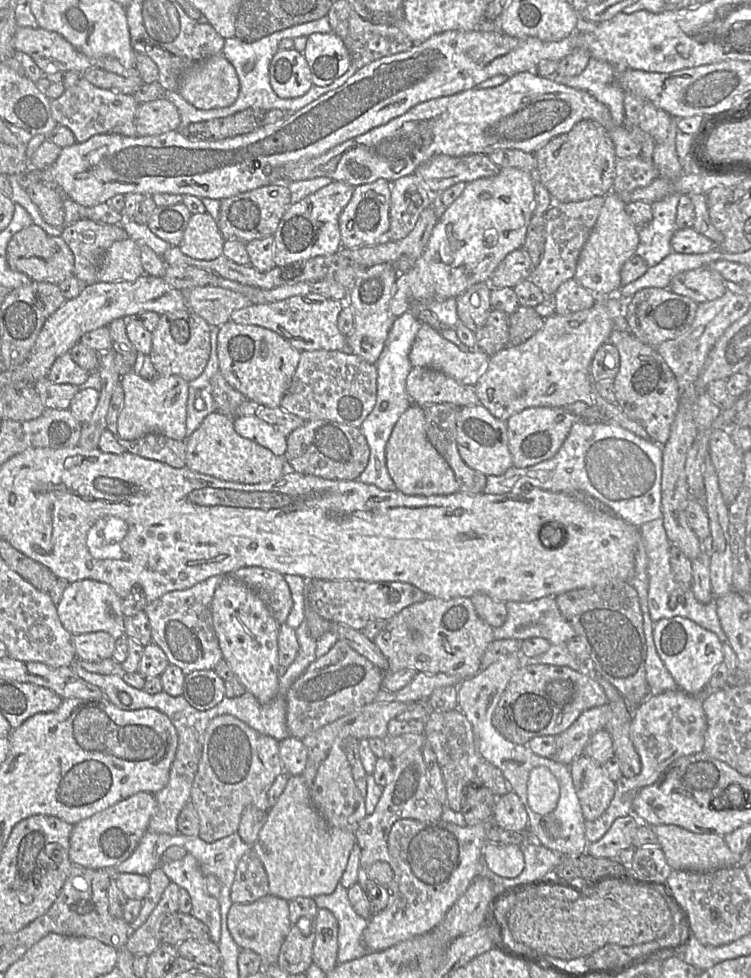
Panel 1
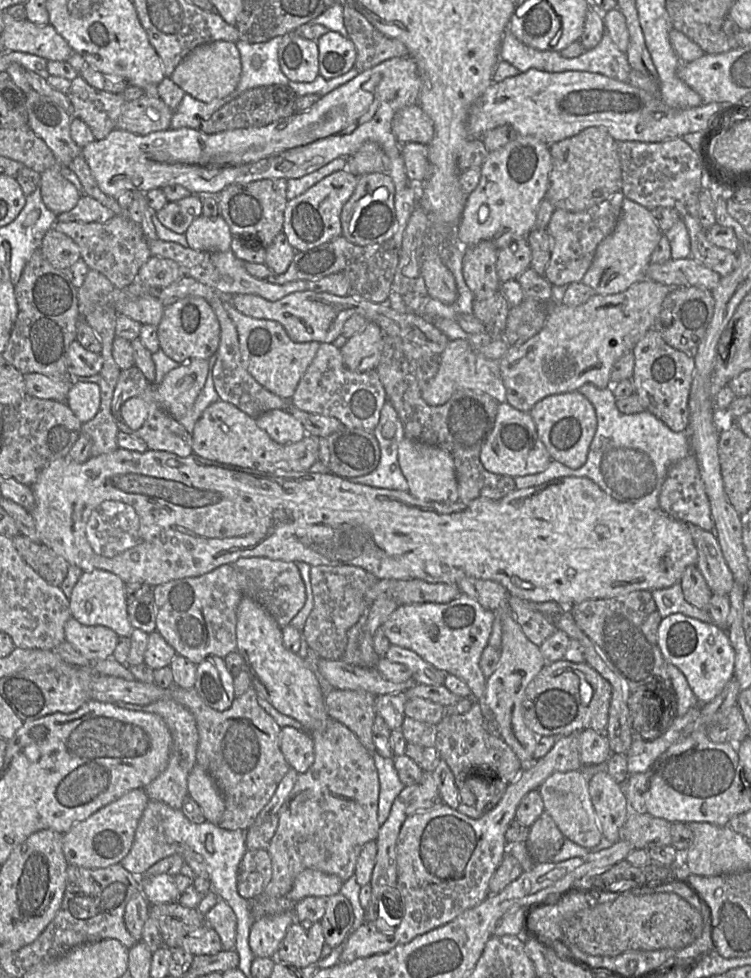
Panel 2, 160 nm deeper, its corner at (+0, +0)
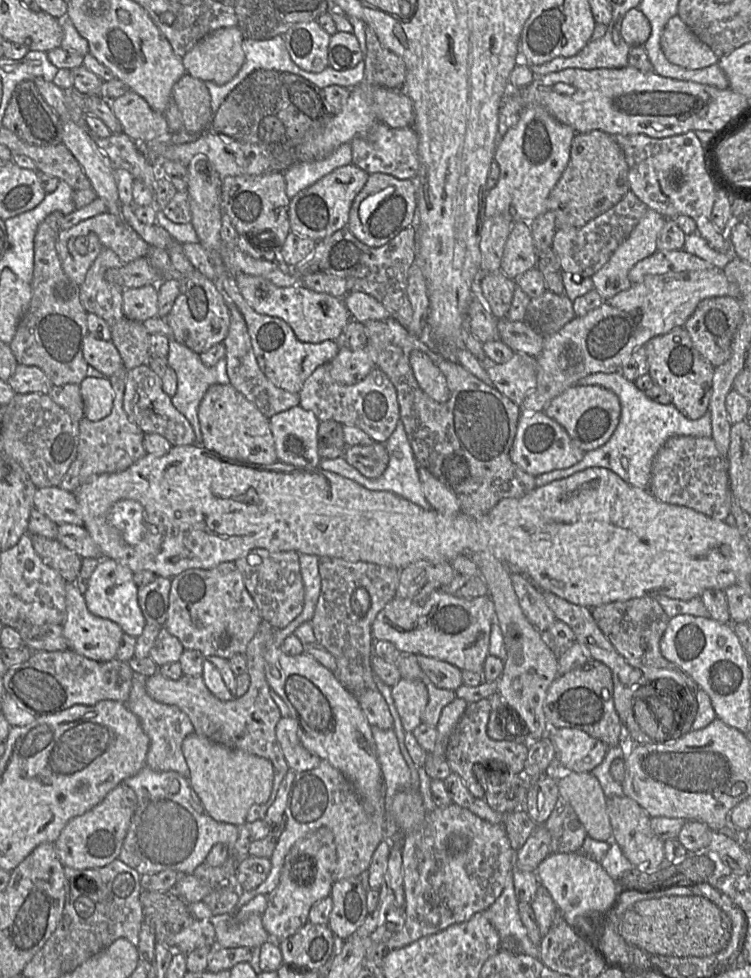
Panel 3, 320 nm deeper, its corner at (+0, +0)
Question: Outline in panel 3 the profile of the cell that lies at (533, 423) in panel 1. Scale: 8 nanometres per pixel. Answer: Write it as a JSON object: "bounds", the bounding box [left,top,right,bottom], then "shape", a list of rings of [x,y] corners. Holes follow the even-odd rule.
{"bounds":[544,385,621,452],"shape":[[[574,385],[553,398],[545,407],[544,413],[566,430],[581,450],[589,452],[610,439],[618,425],[621,406],[618,397],[610,390],[598,385]]]}

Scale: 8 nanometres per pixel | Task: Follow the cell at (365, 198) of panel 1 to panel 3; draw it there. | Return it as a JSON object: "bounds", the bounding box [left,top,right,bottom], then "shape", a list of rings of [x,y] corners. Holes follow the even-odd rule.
{"bounds":[347,173,417,247],"shape":[[[384,173],[369,174],[367,182],[353,200],[347,227],[362,243],[380,247],[412,224],[417,207],[416,181],[398,179]]]}

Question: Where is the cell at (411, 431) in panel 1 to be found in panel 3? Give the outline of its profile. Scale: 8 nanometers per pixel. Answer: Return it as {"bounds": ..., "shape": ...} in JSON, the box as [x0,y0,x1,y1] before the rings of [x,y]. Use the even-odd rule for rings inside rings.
{"bounds":[418,467,461,516],"shape":[[[418,467],[418,474],[423,494],[432,509],[448,516],[461,512],[459,500],[450,488],[435,478],[424,467]]]}

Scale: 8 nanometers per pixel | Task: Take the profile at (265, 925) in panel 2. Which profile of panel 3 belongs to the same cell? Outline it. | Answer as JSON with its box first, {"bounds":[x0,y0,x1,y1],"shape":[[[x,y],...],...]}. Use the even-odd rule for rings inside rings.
{"bounds":[261,827,336,942],"shape":[[[327,827],[319,828],[291,847],[285,857],[279,884],[261,915],[270,940],[280,942],[308,923],[309,911],[314,903],[330,895],[334,884],[332,872],[336,861],[334,836]]]}

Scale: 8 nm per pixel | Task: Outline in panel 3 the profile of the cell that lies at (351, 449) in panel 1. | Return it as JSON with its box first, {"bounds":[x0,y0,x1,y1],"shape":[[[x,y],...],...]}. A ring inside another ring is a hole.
{"bounds":[343,442,389,479],"shape":[[[378,442],[366,446],[347,447],[343,457],[348,464],[369,479],[381,477],[389,463],[389,455],[384,444]]]}

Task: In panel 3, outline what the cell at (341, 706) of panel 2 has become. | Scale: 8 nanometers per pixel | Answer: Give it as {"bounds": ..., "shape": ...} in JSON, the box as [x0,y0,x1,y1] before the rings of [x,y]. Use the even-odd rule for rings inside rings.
{"bounds":[311,556,402,699],"shape":[[[323,556],[319,558],[318,561],[318,569],[321,578],[321,591],[320,596],[318,598],[318,602],[315,607],[313,618],[311,619],[311,625],[313,627],[314,636],[316,638],[316,642],[322,645],[327,651],[329,651],[334,658],[336,659],[337,669],[333,672],[338,681],[350,692],[352,693],[357,699],[358,696],[363,693],[365,690],[372,689],[376,690],[377,687],[374,683],[374,673],[371,666],[371,660],[374,655],[374,640],[372,636],[372,624],[377,616],[377,614],[386,606],[386,604],[395,597],[399,580],[400,580],[400,573],[402,569],[398,569],[392,566],[384,566],[378,565],[363,561],[358,562],[350,562],[346,561],[341,558]]]}

